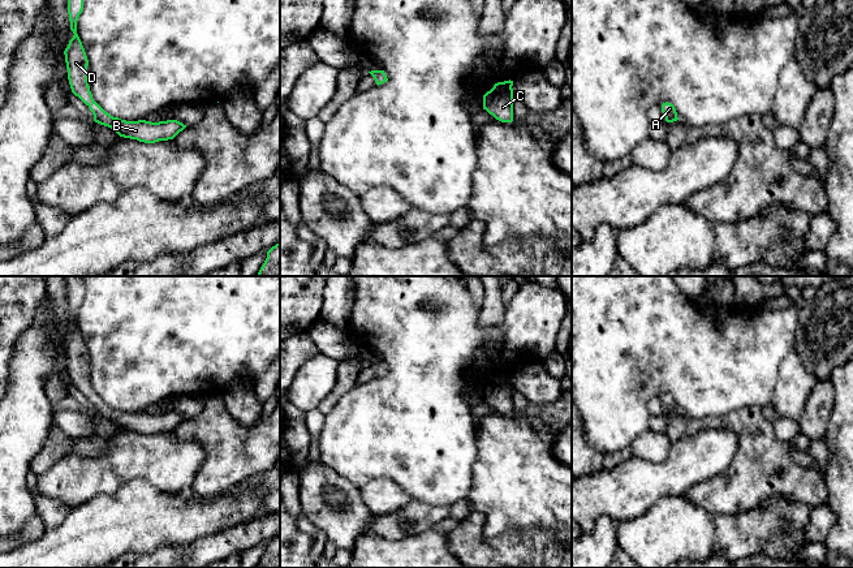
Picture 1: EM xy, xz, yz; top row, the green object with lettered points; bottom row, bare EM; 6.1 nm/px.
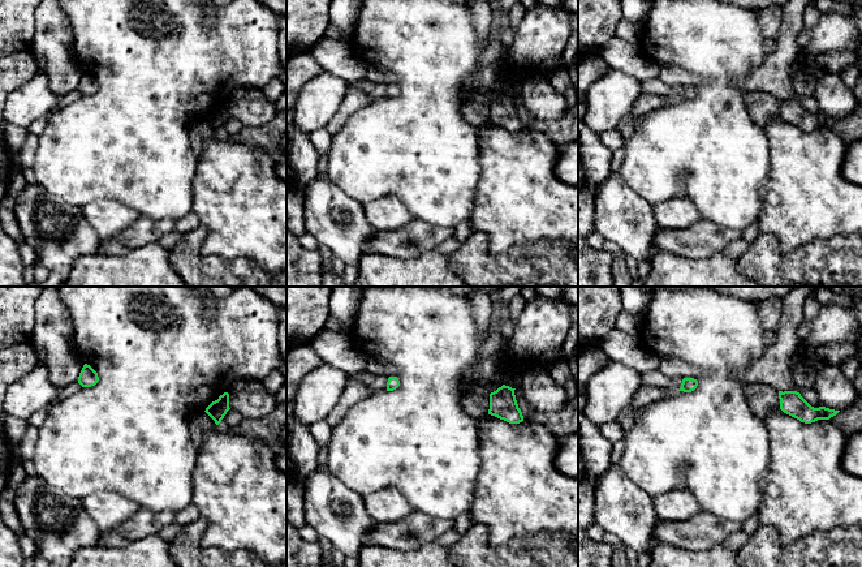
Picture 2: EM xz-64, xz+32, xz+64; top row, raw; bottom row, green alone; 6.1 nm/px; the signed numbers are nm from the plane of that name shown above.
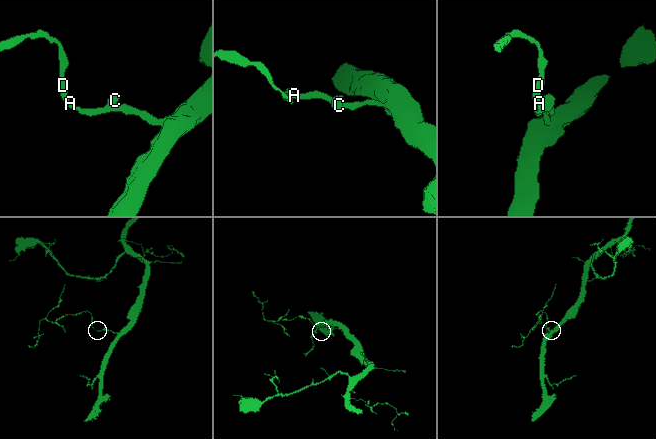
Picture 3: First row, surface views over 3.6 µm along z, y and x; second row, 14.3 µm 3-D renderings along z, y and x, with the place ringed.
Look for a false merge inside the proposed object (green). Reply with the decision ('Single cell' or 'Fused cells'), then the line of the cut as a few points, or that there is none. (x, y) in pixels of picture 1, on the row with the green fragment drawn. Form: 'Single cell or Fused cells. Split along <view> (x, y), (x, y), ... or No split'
Single cell. No split

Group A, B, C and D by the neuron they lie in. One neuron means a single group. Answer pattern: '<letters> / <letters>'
A B C D

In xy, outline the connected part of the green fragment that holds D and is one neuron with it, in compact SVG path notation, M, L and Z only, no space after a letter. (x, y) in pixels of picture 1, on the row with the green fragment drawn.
M68 0L68 14L73 38L64 51L68 79L72 92L78 96L92 112L94 121L113 129L120 137L137 139L145 143L173 139L186 125L177 120L151 122L146 120L126 121L111 116L94 99L87 81L89 60L77 34L77 21L83 10L83 0Z

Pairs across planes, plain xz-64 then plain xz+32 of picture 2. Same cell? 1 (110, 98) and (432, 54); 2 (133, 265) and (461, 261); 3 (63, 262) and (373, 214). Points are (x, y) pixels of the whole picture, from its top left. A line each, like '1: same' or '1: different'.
1: same
2: different
3: different

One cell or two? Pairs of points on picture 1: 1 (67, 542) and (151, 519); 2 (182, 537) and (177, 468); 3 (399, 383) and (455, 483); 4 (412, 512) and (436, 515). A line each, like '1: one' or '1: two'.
1: one
2: two
3: one
4: one

